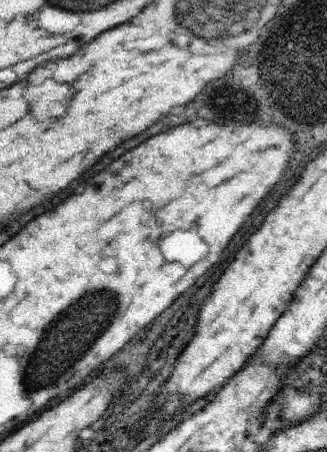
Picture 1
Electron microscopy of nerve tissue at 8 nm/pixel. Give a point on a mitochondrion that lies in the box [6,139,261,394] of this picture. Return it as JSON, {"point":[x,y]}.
{"point":[65,341]}

